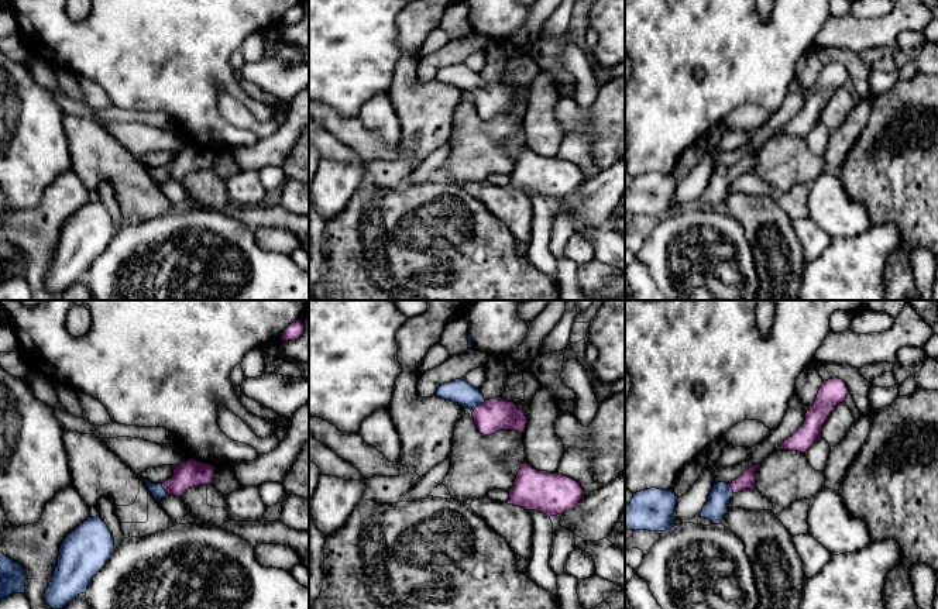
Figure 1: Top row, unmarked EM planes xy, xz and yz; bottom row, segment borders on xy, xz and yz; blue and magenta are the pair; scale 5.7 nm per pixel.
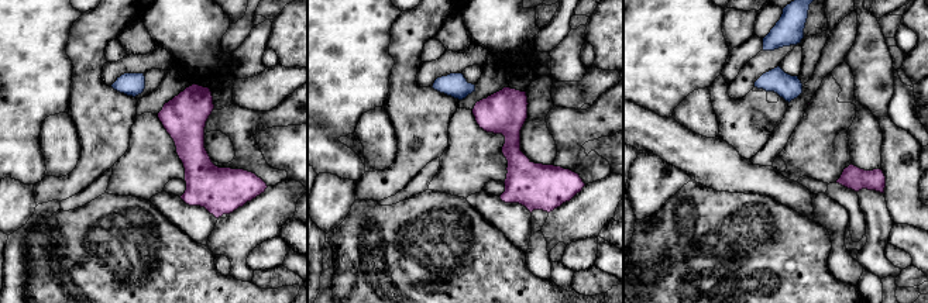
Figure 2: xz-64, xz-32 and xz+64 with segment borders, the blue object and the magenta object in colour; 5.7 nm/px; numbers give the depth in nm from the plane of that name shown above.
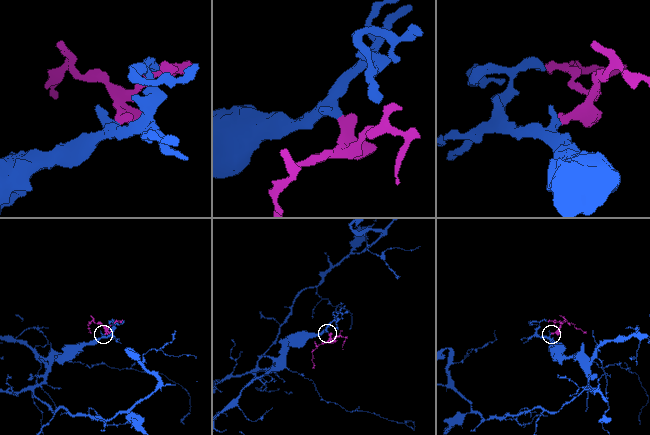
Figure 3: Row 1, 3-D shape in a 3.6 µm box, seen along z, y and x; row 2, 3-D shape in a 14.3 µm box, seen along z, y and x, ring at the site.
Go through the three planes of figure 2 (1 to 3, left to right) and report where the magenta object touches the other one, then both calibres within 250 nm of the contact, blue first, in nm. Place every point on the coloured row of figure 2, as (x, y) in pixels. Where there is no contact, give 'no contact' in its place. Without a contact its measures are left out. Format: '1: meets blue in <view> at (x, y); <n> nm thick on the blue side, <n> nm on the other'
1: no contact
2: no contact
3: no contact

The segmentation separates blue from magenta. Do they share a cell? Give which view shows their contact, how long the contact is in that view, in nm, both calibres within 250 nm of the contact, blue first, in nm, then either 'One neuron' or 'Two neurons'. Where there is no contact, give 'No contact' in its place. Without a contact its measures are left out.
Touches blue in xz. Shared border 90 nm. Thickness 140 nm (blue) against 190 nm. One neuron

